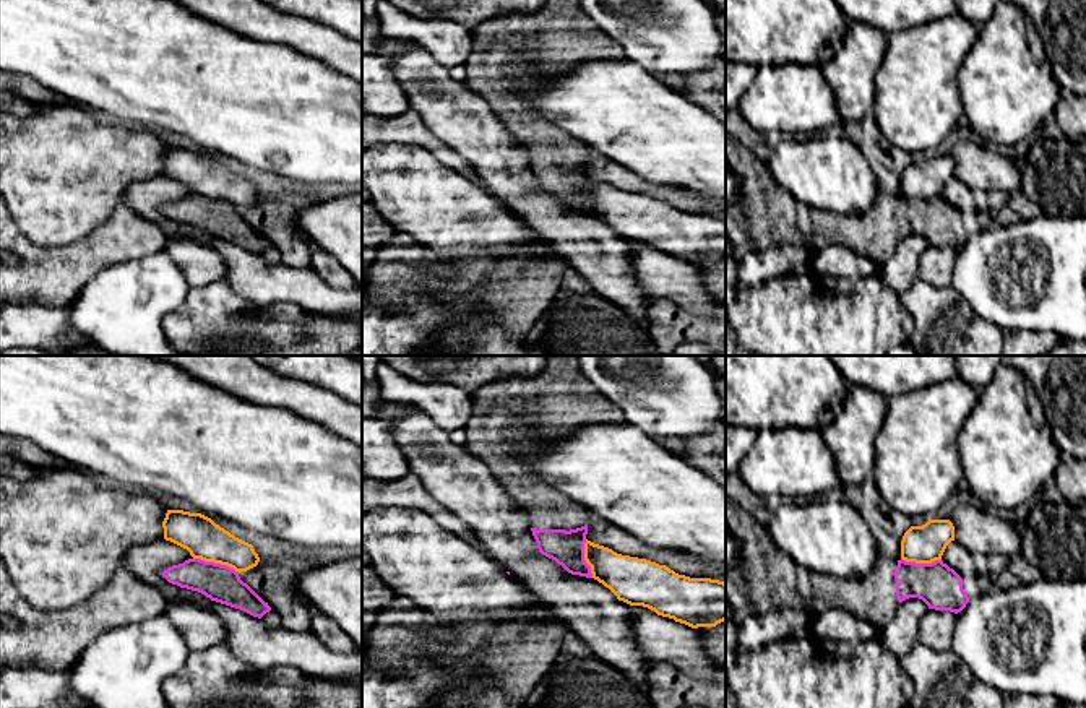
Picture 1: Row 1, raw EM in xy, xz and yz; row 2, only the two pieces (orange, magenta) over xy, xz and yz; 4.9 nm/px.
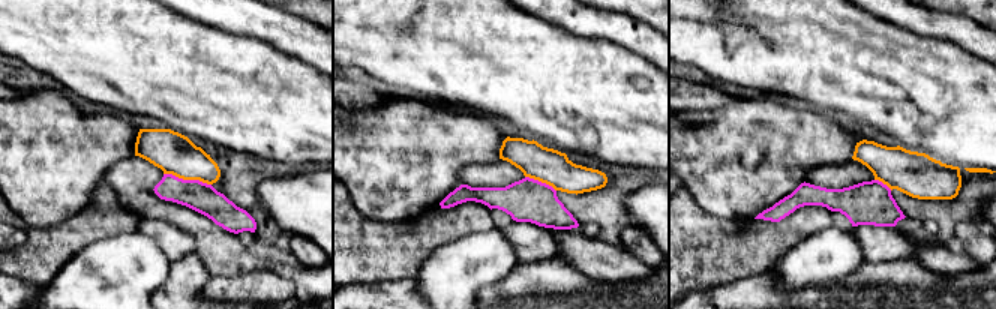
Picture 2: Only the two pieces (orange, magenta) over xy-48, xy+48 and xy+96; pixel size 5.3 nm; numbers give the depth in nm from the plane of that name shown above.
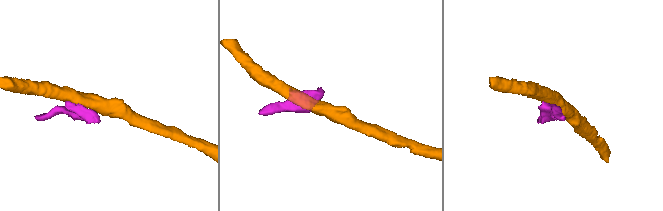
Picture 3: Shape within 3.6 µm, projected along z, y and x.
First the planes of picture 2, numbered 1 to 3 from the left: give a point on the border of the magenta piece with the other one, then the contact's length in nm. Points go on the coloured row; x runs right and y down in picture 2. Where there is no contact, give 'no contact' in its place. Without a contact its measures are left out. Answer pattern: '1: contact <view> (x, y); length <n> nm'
1: contact xy-48 (188, 179); length 260 nm
2: contact xy+48 (540, 180); length 190 nm
3: contact xy+96 (884, 183); length 110 nm

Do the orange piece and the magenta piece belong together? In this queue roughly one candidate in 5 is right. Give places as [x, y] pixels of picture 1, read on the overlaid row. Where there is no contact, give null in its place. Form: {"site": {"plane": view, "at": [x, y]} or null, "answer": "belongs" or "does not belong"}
{"site": {"plane": "xy", "at": [216, 562]}, "answer": "does not belong"}

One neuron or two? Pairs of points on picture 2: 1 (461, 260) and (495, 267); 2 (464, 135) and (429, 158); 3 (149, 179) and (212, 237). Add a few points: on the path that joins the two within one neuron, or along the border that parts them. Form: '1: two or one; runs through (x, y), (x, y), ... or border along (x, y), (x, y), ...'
1: one; runs through (470, 260), (486, 260)
2: one; runs through (455, 140), (447, 140), (438, 149)
3: one; runs through (147, 200), (156, 209), (180, 215), (191, 222)

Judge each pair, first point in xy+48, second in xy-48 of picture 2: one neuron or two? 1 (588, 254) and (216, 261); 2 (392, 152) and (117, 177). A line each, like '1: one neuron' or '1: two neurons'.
1: one neuron
2: two neurons

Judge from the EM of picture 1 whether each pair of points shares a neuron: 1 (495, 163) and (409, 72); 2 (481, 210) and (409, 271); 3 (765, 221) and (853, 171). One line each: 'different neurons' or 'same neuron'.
1: same neuron
2: different neurons
3: different neurons

